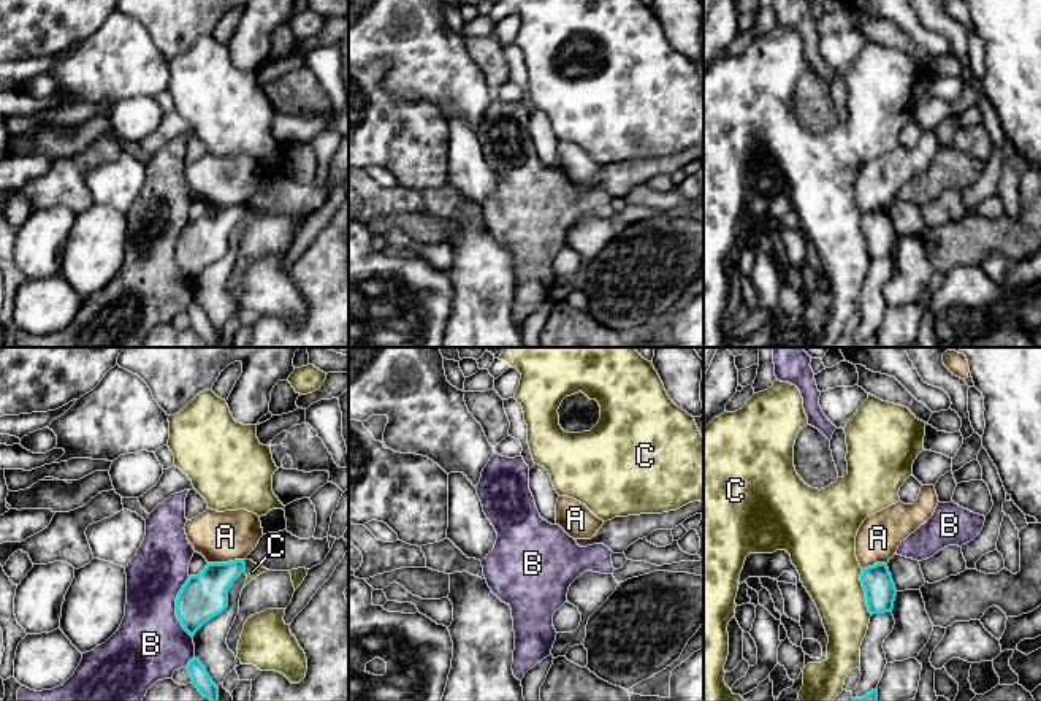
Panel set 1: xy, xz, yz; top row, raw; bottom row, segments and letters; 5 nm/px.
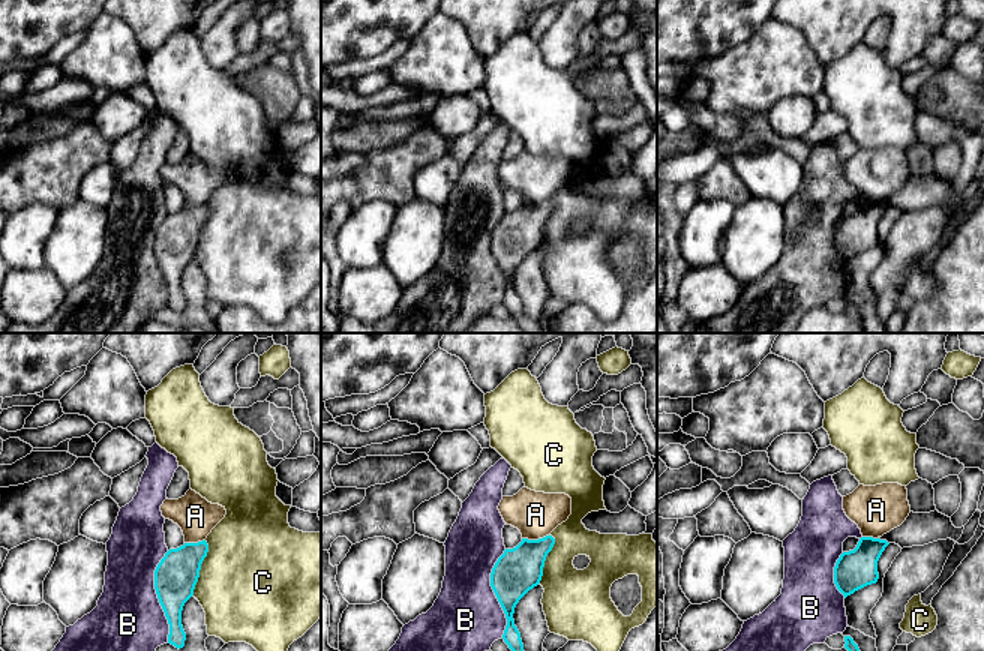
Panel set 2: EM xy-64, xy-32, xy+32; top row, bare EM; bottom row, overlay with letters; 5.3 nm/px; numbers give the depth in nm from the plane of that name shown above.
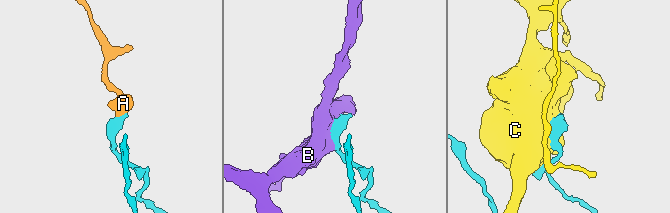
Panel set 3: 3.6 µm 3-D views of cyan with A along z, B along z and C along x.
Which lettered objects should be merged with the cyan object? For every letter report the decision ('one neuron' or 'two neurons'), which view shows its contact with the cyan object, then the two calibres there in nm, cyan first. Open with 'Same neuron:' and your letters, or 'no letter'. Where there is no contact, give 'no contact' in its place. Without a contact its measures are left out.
Same neuron: no letter
A: two neurons | xy | 240/260 nm
B: two neurons | xy | 240/360 nm
C: two neurons | yz | 160/300 nm

